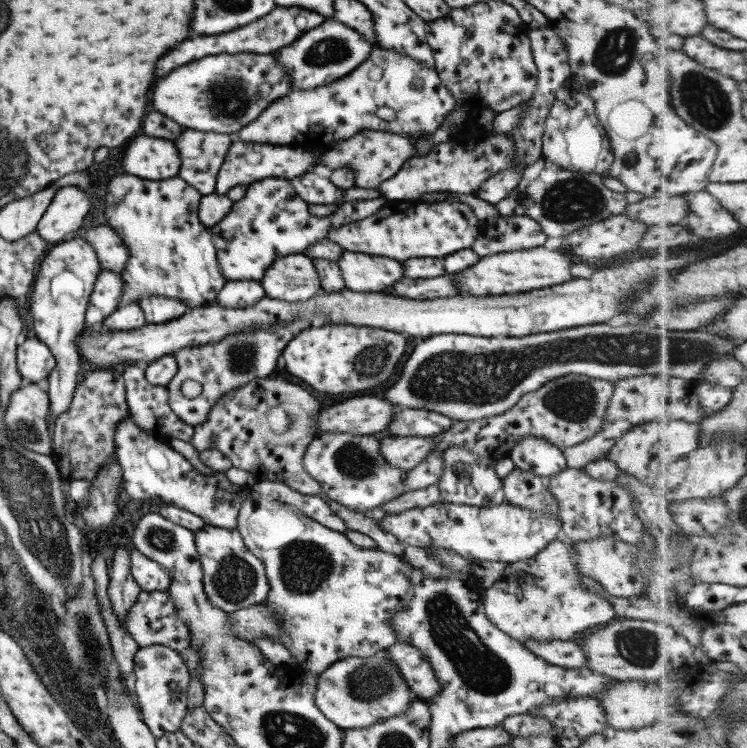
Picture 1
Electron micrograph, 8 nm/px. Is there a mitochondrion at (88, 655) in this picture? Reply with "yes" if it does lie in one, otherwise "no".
yes

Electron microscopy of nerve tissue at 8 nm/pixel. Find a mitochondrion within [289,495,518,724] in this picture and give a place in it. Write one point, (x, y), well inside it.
(479, 667)

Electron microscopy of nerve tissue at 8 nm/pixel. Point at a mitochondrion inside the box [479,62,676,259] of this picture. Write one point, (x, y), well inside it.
(571, 199)

